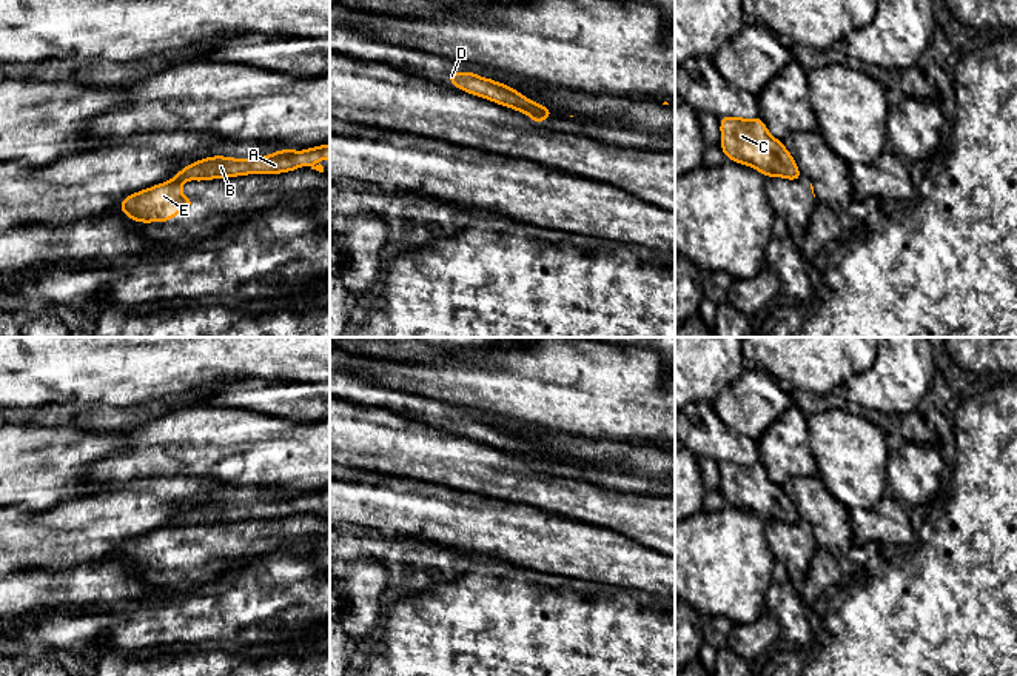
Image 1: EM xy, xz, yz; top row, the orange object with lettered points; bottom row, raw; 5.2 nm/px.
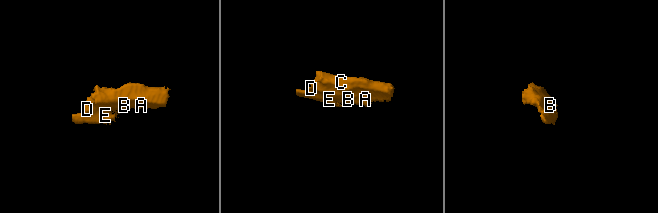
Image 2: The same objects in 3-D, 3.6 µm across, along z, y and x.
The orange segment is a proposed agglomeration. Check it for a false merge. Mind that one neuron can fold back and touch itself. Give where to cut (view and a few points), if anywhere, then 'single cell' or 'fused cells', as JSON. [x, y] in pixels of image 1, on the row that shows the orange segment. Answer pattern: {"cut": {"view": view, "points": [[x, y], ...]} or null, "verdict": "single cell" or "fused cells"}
{"cut": {"view": "xz", "points": [[552, 111], [544, 108], [532, 116]]}, "verdict": "fused cells"}

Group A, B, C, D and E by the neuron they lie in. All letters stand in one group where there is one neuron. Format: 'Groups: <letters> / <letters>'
Groups: A B C D / E

